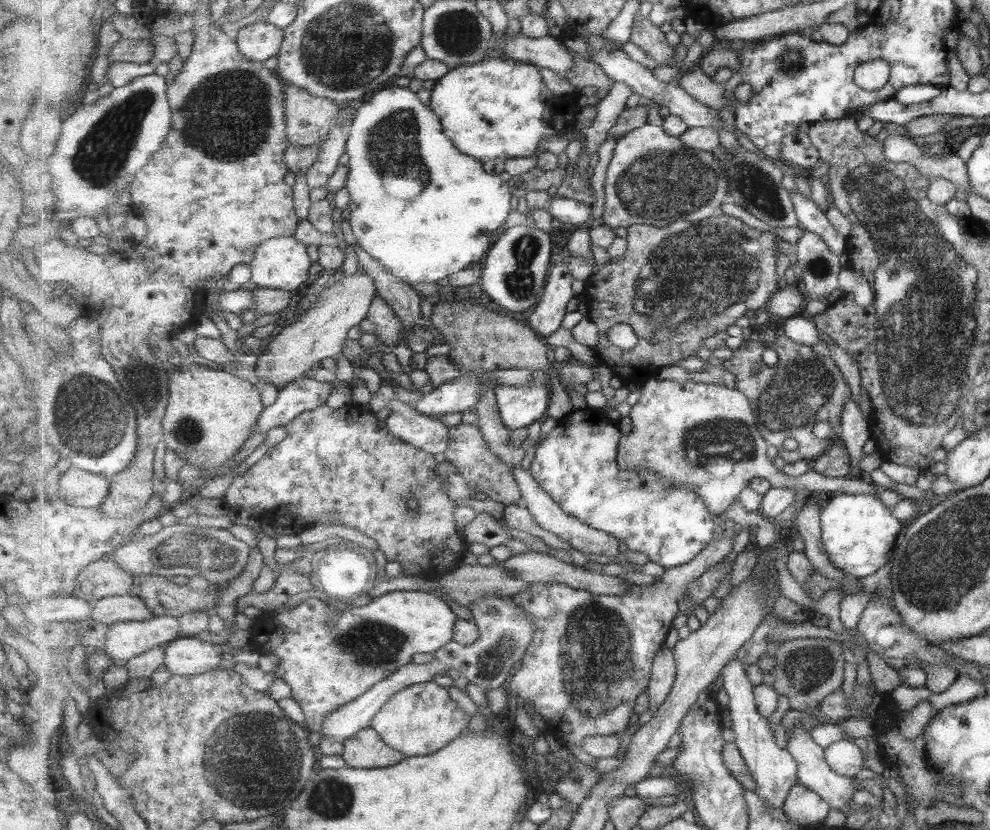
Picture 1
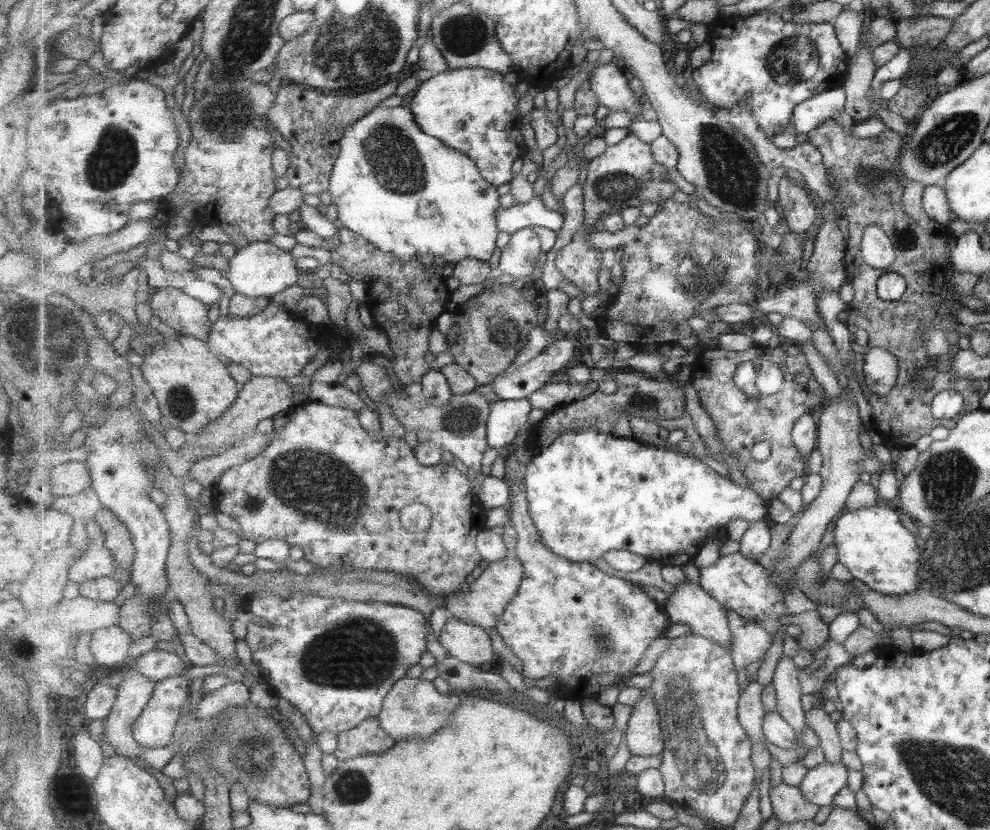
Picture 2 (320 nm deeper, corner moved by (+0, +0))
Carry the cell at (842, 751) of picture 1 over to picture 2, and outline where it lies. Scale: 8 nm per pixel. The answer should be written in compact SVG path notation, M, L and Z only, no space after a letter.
M826 760L810 769L798 787L806 800L820 806L831 805L847 780L847 770L841 762Z

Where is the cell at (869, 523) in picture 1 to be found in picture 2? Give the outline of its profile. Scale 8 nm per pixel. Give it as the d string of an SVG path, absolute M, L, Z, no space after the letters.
M878 503L843 511L832 528L840 563L867 588L891 596L904 595L921 587L922 580L917 574L919 550L915 538L903 526L899 526L899 518L893 510L881 508Z

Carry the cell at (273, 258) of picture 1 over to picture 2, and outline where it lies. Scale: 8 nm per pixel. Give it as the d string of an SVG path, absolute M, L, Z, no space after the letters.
M257 241L248 244L245 248L236 250L235 255L229 260L229 272L227 278L230 280L233 289L237 293L244 294L249 297L273 297L277 293L291 288L293 284L297 284L299 280L299 268L295 266L295 261L291 257L289 251L284 252L281 248L270 242Z

